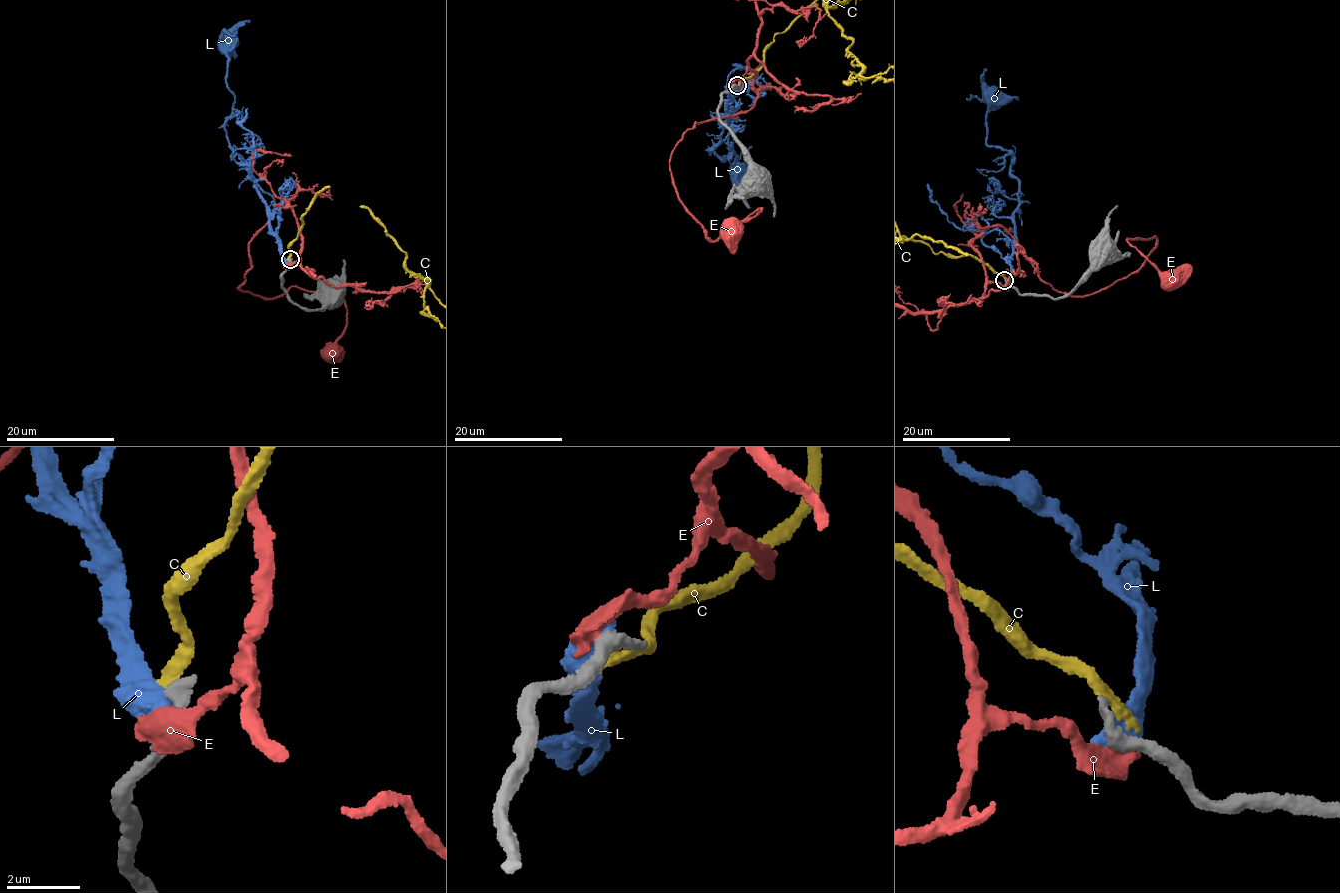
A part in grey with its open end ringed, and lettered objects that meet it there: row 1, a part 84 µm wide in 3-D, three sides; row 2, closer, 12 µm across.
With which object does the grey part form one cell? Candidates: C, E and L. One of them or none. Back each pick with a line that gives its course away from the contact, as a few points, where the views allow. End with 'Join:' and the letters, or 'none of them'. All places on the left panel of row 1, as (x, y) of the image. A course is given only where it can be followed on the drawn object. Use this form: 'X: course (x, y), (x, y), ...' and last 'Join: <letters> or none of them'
Join: none of them

